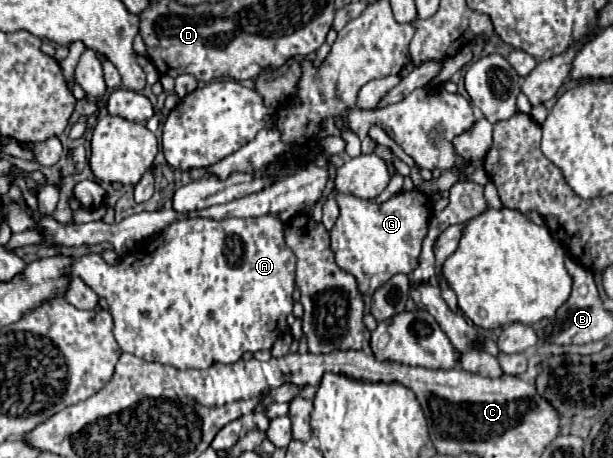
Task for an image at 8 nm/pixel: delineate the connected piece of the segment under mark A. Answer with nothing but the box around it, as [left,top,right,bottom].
[66,216,296,370]

